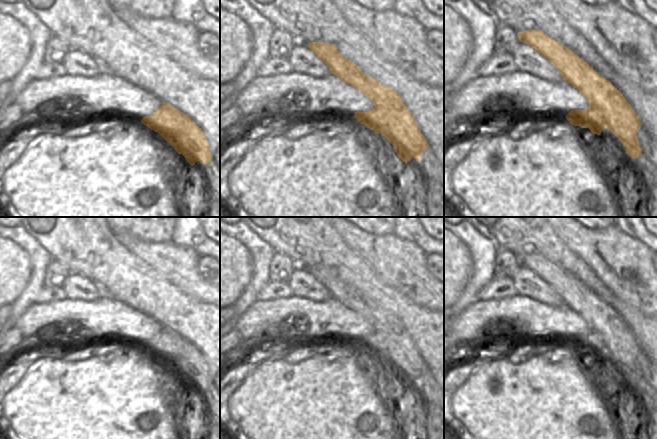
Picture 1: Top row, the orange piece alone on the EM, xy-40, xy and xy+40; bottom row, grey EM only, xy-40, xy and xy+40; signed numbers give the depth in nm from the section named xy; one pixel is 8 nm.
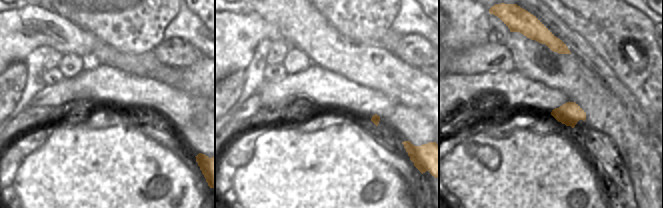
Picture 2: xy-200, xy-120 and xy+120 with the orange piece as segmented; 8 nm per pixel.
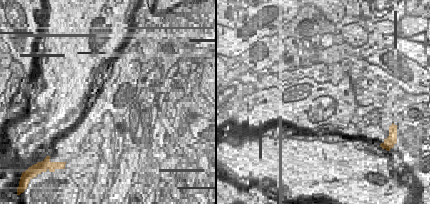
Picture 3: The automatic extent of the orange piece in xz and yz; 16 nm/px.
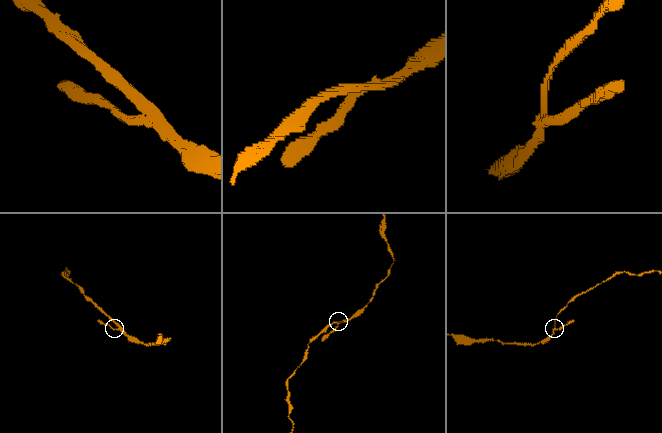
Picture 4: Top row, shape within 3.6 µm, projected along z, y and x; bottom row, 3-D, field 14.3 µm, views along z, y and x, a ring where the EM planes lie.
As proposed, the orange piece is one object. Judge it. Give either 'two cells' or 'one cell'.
two cells

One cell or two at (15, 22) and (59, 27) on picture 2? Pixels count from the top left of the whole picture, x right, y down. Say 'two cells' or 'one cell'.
one cell

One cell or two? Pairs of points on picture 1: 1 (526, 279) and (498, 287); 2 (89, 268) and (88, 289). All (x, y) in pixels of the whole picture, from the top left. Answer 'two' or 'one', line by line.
1: two
2: two

